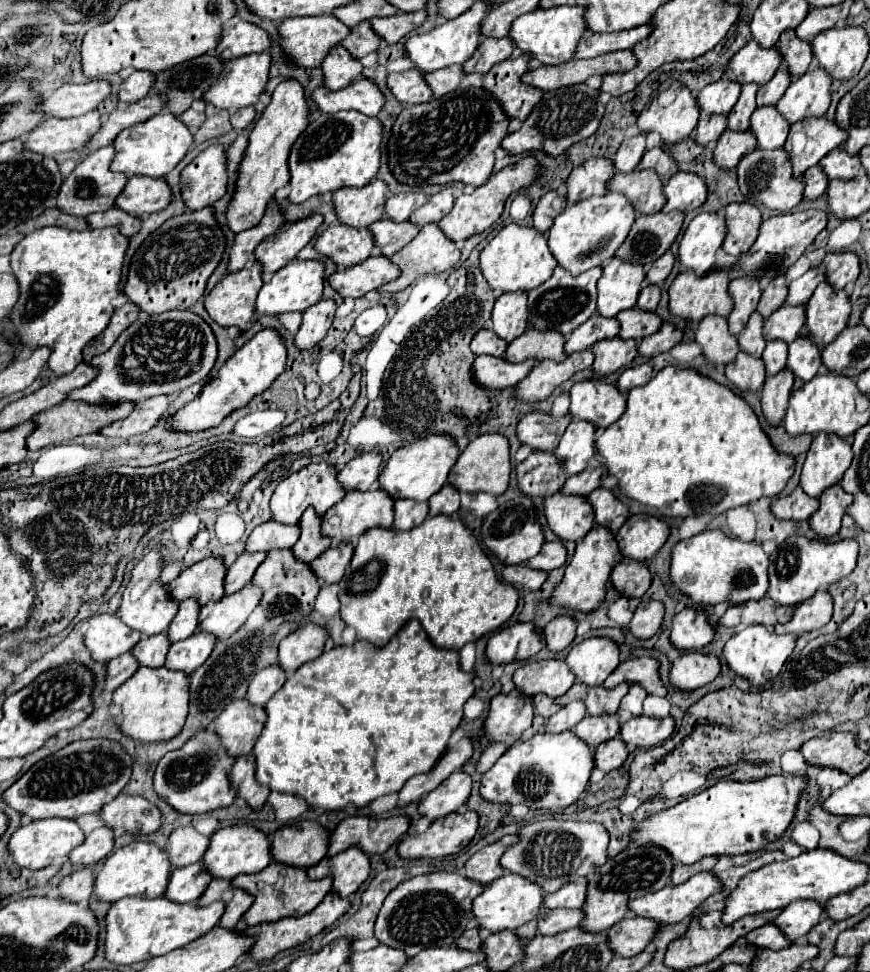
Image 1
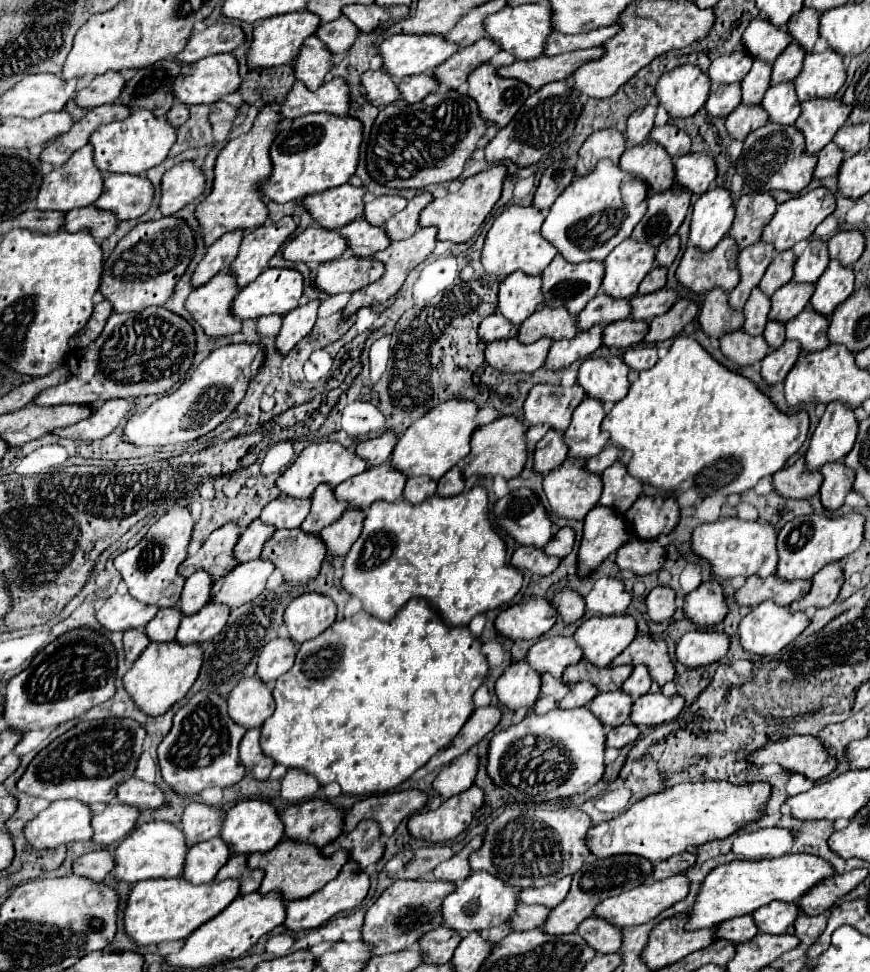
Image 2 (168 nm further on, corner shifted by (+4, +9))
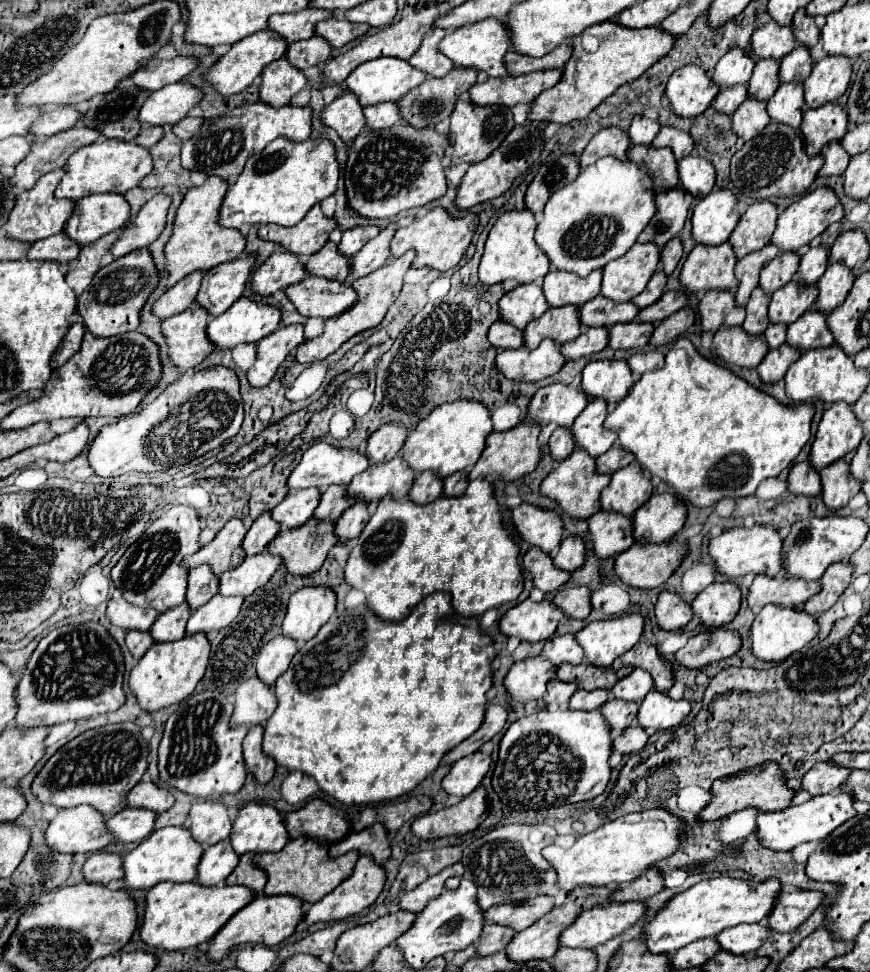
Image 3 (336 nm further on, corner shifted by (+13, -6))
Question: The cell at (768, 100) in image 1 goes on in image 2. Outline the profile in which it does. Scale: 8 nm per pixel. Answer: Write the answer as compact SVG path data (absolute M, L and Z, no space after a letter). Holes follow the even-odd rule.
M790 43L786 51L776 59L774 69L772 69L772 85L782 83L782 81L794 81L798 73L802 71L802 61L804 61L806 51L798 43Z

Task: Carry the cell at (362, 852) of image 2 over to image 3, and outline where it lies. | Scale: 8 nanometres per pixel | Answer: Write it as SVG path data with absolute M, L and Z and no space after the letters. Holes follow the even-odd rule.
M373 824L373 826L369 826L369 828L361 830L361 832L347 834L339 842L333 842L329 846L329 856L337 858L337 856L347 854L351 850L355 850L359 854L369 854L369 856L373 856L375 864L383 866L387 862L387 858L391 856L389 842L387 842L387 832L385 832L383 824Z

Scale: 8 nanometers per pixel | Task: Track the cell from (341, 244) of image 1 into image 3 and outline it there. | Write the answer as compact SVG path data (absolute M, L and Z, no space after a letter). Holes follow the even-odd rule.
M281 250L263 262L253 274L253 290L261 296L269 296L281 288L297 284L307 276L305 264L297 254Z

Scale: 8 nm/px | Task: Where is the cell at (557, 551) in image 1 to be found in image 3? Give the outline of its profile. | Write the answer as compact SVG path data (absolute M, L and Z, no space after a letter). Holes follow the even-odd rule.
M569 536L561 542L559 552L553 556L553 564L559 570L565 572L573 572L583 564L583 556L585 556L585 544L579 536Z

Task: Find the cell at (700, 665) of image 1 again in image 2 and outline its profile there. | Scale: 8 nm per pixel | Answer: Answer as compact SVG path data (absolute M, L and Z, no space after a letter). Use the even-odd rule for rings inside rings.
M696 629L686 633L676 647L676 657L686 667L704 667L720 661L730 647L730 637L720 631Z

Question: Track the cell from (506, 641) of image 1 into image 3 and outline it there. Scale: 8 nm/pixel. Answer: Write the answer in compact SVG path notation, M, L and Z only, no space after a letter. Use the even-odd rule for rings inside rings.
M523 600L505 612L499 620L499 630L503 636L515 636L521 642L543 642L553 636L561 618L563 614L551 602Z

